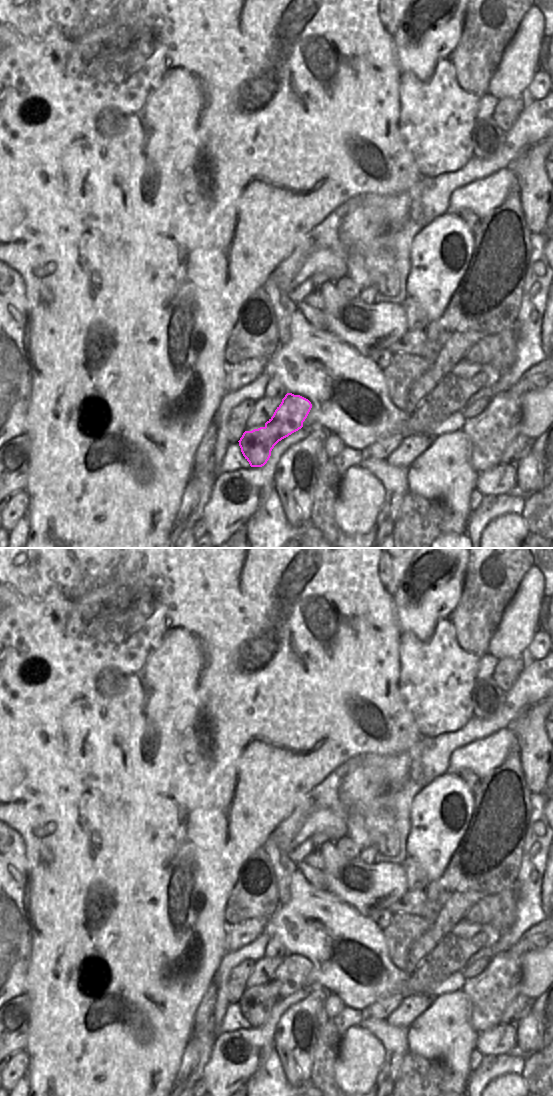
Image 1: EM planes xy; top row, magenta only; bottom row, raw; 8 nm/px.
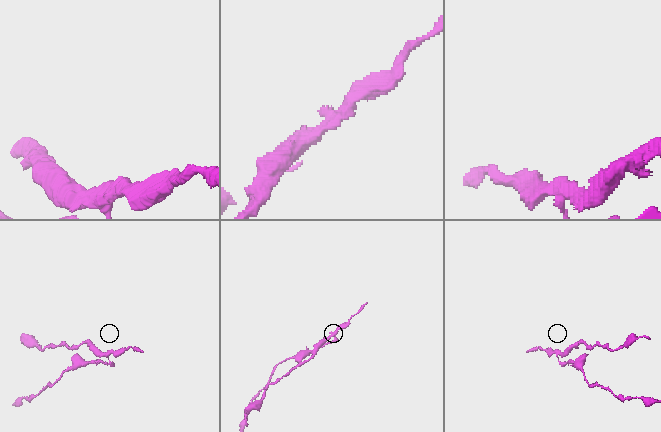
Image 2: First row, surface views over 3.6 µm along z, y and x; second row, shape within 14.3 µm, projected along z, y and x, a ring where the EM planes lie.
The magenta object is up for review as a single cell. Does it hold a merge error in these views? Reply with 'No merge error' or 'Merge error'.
Merge error.

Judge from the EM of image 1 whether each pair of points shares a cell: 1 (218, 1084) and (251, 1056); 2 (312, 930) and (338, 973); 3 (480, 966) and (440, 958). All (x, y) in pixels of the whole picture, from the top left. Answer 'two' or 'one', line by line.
1: one
2: one
3: two

